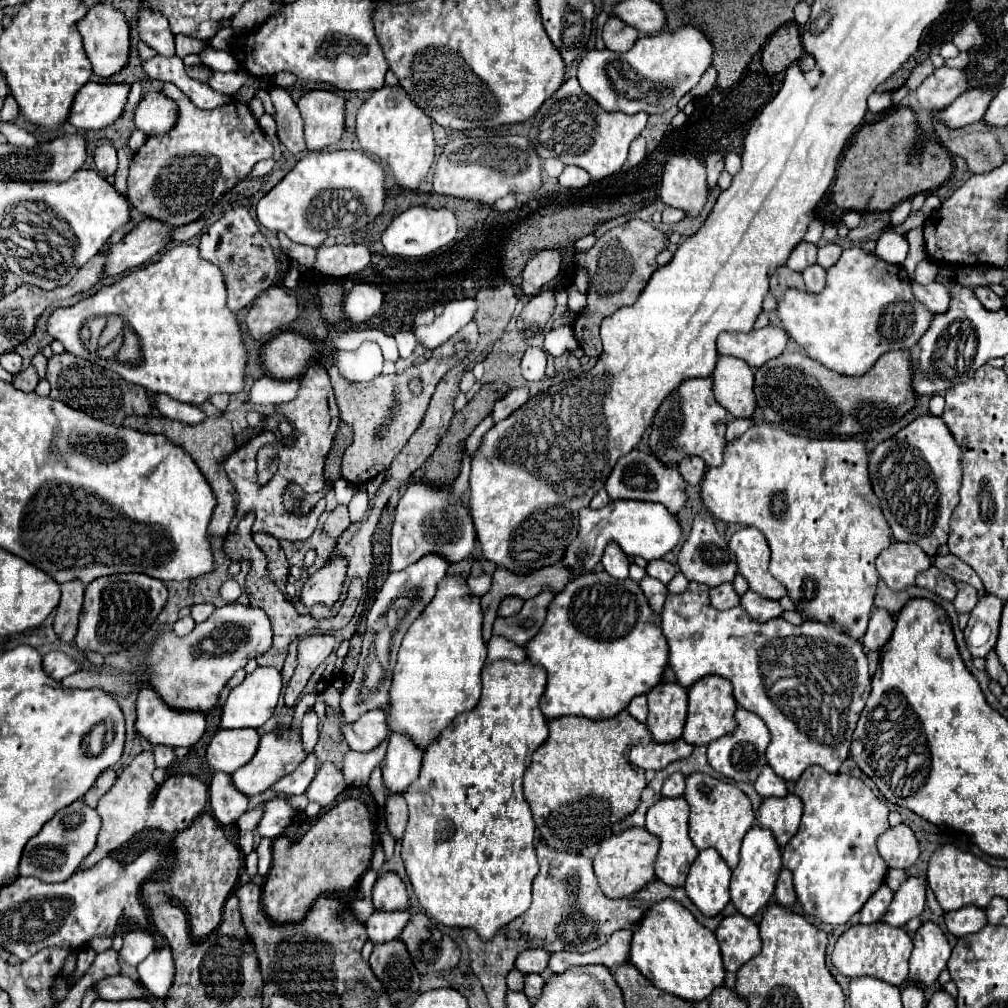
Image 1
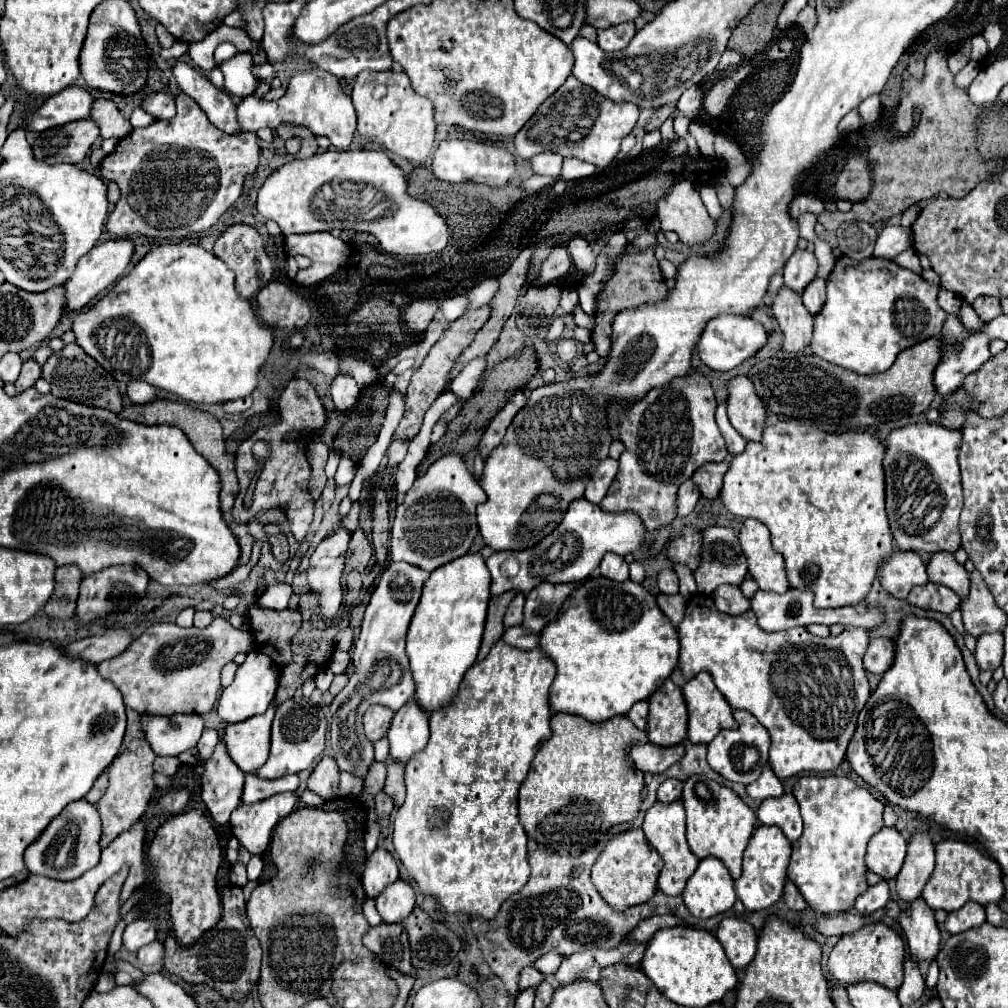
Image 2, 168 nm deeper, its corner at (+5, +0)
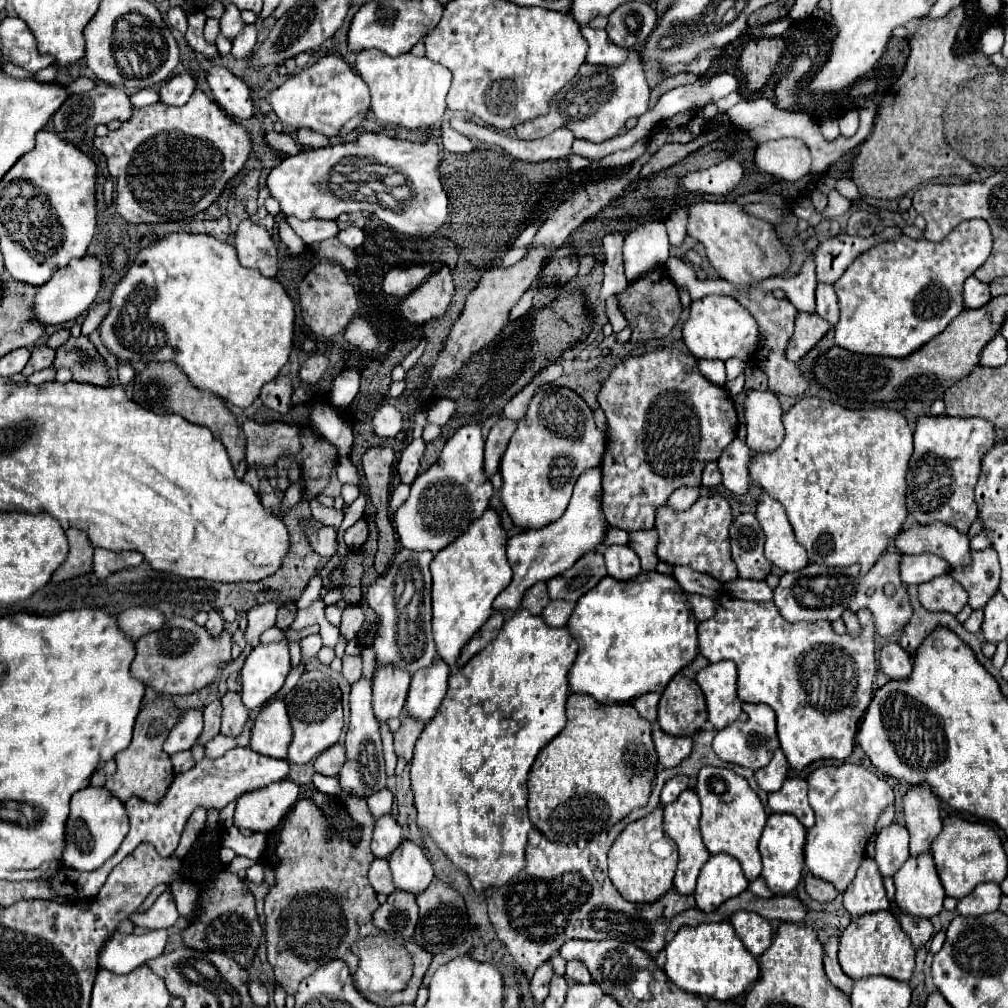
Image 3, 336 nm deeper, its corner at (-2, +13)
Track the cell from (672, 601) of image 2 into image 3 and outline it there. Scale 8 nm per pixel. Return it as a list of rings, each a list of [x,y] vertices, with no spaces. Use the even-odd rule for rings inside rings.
[[[689,595],[689,605],[693,609],[693,615],[695,619],[701,623],[701,621],[707,621],[715,615],[715,603],[709,599],[709,597],[703,597],[703,595]]]

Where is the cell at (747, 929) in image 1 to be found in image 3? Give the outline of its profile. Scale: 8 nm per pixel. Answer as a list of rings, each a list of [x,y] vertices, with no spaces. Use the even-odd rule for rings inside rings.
[[[739,911],[731,917],[731,925],[735,927],[739,939],[743,941],[743,945],[755,955],[763,955],[767,951],[767,947],[773,941],[773,931],[771,925],[765,917],[751,913],[751,911]]]

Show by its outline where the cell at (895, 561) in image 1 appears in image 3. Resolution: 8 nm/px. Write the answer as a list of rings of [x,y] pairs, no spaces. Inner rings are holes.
[[[903,555],[901,559],[901,577],[907,585],[921,585],[947,573],[949,565],[935,555]]]

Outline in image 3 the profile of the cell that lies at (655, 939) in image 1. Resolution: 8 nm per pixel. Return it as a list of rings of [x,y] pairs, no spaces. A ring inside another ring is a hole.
[[[701,923],[693,929],[679,929],[665,945],[665,973],[687,993],[705,999],[729,1001],[745,993],[759,979],[759,965],[739,941],[731,923]]]

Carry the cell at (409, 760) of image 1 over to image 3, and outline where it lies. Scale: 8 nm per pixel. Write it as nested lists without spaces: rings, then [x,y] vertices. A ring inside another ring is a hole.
[[[435,659],[429,667],[415,673],[411,677],[405,711],[419,721],[431,721],[447,693],[449,673],[451,667],[447,667],[447,663],[441,659]]]

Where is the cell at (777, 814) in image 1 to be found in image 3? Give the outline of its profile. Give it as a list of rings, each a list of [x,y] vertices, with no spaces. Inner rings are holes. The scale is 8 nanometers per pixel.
[[[793,777],[783,783],[779,791],[769,793],[769,807],[775,813],[793,813],[807,829],[813,827],[815,815],[807,801],[807,781]]]

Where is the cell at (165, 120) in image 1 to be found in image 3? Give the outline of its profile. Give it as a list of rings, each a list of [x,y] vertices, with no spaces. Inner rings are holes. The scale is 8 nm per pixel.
[[[189,73],[173,75],[167,83],[161,85],[161,101],[165,105],[185,105],[193,95],[197,83]]]

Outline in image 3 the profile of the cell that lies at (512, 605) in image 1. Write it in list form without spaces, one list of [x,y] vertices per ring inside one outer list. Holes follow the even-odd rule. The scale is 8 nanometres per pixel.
[[[539,581],[537,585],[533,585],[525,597],[523,597],[523,609],[529,609],[533,615],[541,615],[541,611],[547,607],[549,603],[549,593],[547,593],[547,583]]]

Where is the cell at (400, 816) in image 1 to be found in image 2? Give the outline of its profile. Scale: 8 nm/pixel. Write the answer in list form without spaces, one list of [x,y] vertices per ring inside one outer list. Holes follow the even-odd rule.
[[[388,762],[388,778],[384,792],[392,798],[394,806],[400,808],[404,802],[404,766],[396,766],[396,762]]]

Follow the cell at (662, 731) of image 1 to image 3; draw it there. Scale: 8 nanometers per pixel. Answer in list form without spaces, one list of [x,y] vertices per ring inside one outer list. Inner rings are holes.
[[[675,675],[659,701],[659,727],[669,735],[691,735],[707,725],[707,705],[703,691],[685,675]]]

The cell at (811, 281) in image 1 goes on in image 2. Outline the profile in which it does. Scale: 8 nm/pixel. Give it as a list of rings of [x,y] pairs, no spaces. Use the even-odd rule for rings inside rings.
[[[814,278],[802,292],[802,302],[810,314],[816,314],[816,310],[820,310],[824,298],[826,298],[826,284],[820,278]]]

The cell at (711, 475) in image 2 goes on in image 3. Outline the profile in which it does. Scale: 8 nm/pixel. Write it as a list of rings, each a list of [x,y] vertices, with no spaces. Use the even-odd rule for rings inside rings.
[[[735,439],[727,449],[723,449],[719,457],[719,469],[723,475],[723,485],[737,495],[749,491],[749,465],[751,465],[751,449],[741,439]]]

